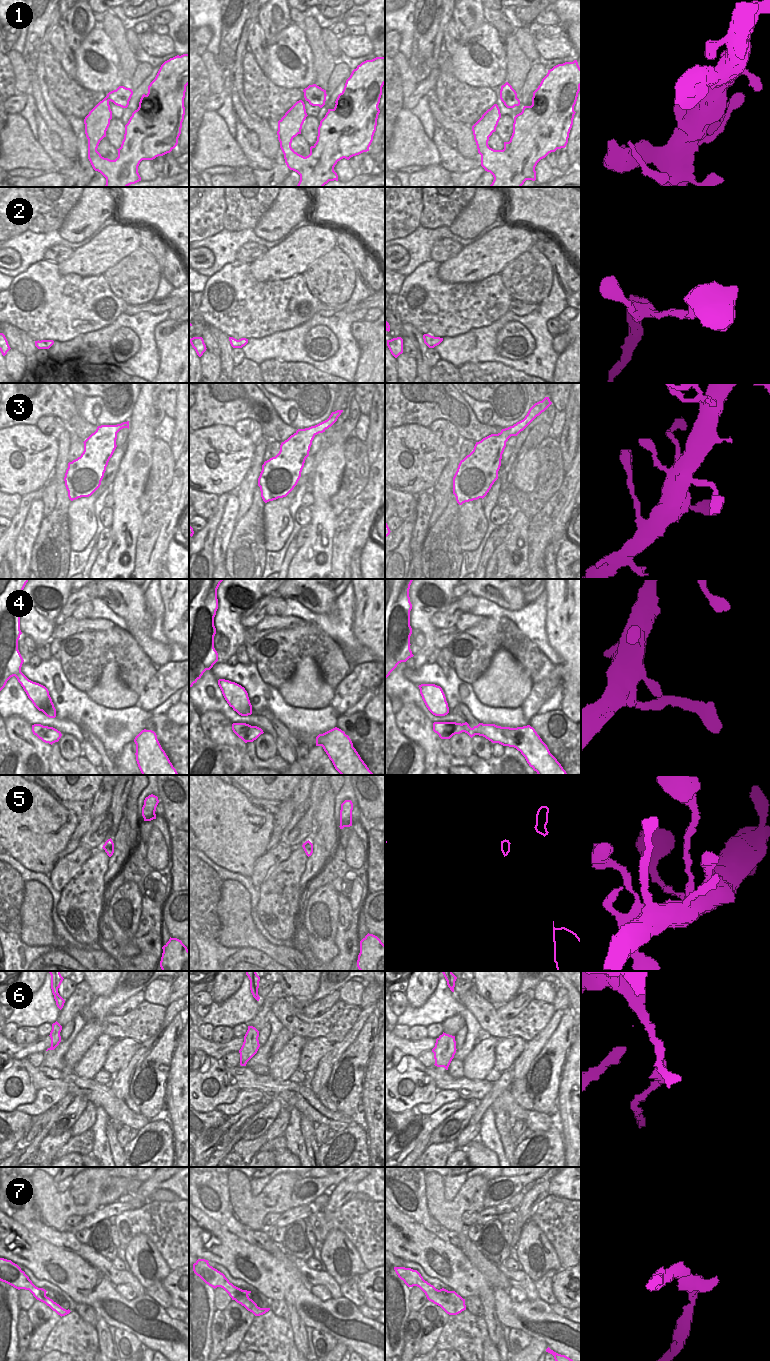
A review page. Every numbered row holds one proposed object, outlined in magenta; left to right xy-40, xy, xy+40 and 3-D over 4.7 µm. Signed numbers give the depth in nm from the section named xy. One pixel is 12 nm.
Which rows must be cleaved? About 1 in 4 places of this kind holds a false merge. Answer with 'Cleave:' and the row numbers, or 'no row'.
Cleave: 6

